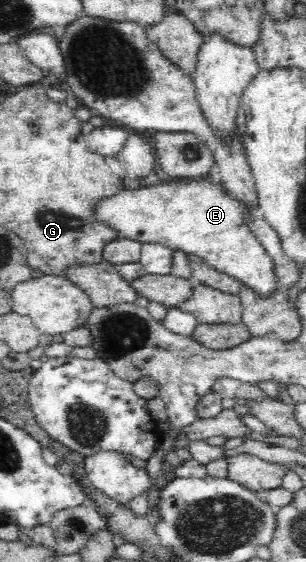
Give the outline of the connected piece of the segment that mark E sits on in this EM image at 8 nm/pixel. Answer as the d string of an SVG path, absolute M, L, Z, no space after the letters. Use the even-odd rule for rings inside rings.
M200 177L201 180L189 180L188 183L182 183L180 181L171 181L168 183L167 181L162 181L152 186L142 186L139 189L122 189L120 193L109 195L108 197L102 197L96 202L93 203L93 215L96 217L96 221L99 221L101 225L105 225L105 227L112 228L112 231L116 231L117 237L126 238L129 240L134 240L140 242L141 244L162 244L166 247L172 248L176 251L186 252L188 255L194 254L198 257L204 259L204 261L213 268L216 268L218 272L224 273L224 275L232 276L232 279L238 281L241 285L245 285L248 287L250 291L252 291L253 295L256 295L257 299L270 299L270 297L274 297L274 293L276 289L278 289L278 278L275 276L275 262L273 259L267 254L265 247L260 244L258 238L254 236L254 232L250 230L250 226L246 224L246 220L244 217L248 215L248 212L245 207L241 207L240 202L226 190L226 188L221 187L221 182L216 183L212 179L204 179Z

